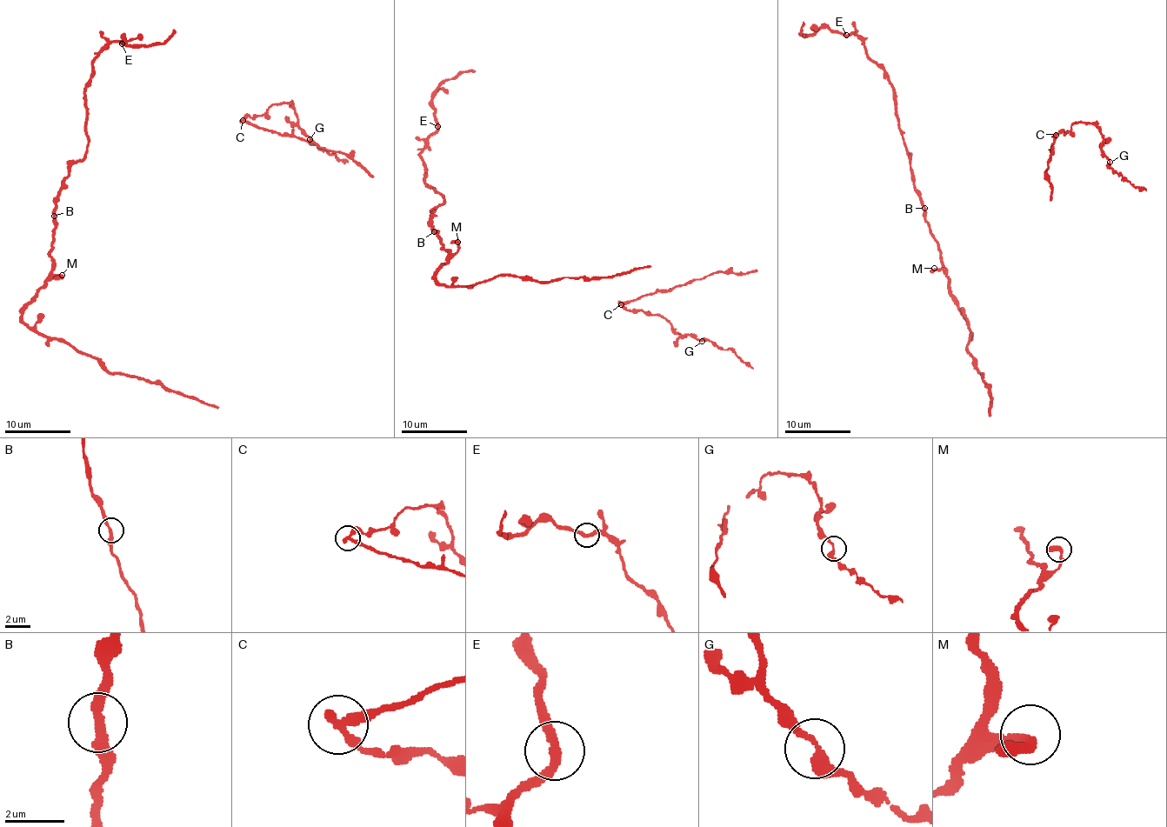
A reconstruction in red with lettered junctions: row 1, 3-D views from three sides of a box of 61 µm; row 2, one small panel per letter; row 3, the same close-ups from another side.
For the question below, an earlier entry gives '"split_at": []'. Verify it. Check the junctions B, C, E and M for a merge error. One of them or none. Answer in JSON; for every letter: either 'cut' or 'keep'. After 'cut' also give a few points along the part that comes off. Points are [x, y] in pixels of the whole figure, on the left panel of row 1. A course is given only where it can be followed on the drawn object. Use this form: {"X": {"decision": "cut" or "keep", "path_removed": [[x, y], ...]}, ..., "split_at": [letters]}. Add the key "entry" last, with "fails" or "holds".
{"B": {"decision": "keep"}, "C": {"decision": "cut", "path_removed": [[243, 119], [248, 116], [263, 116], [272, 105], [289, 103], [297, 126], [314, 143], [348, 163]]}, "E": {"decision": "keep"}, "M": {"decision": "keep"}, "split_at": ["C"], "entry": "fails"}

